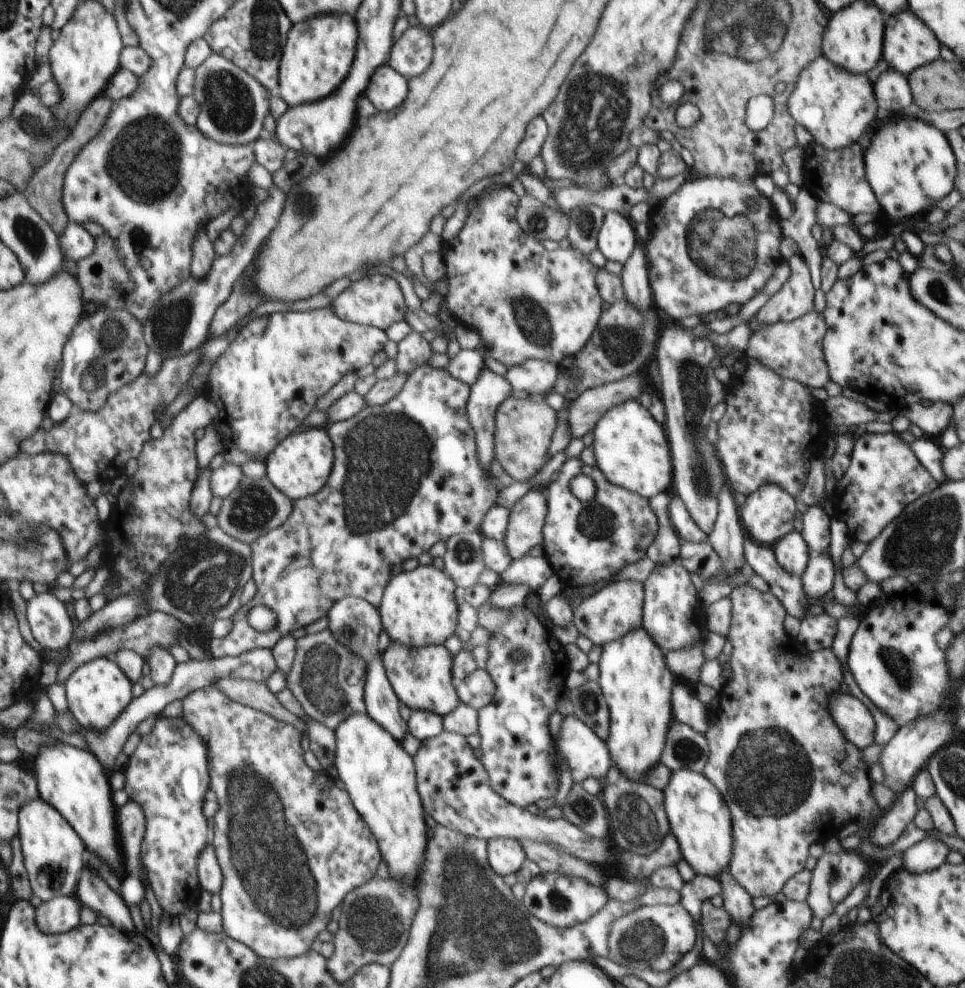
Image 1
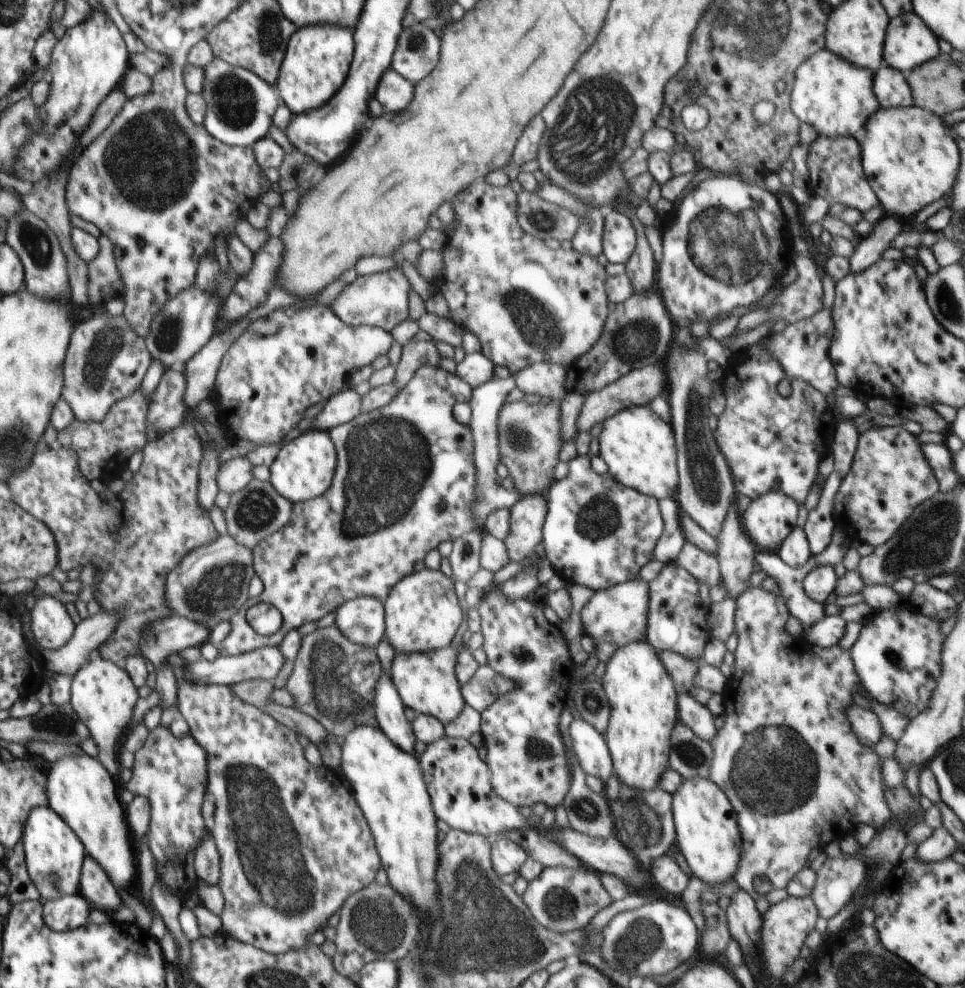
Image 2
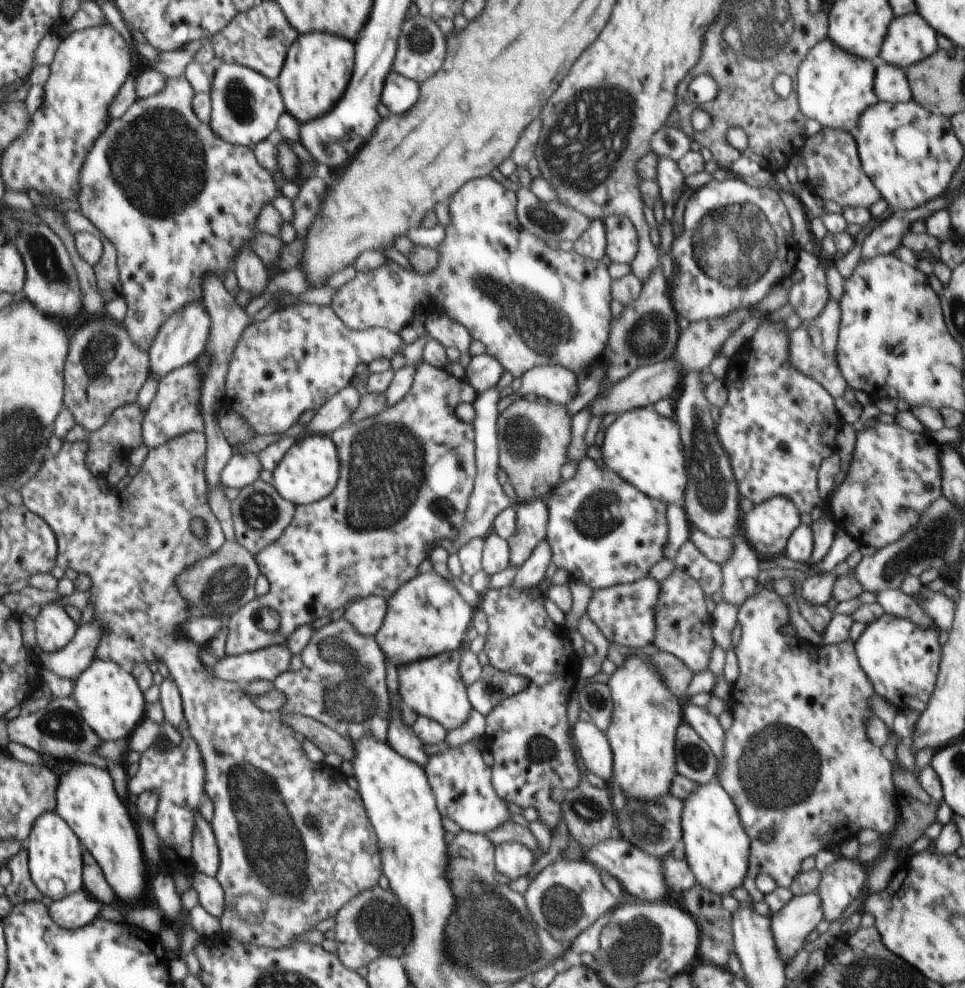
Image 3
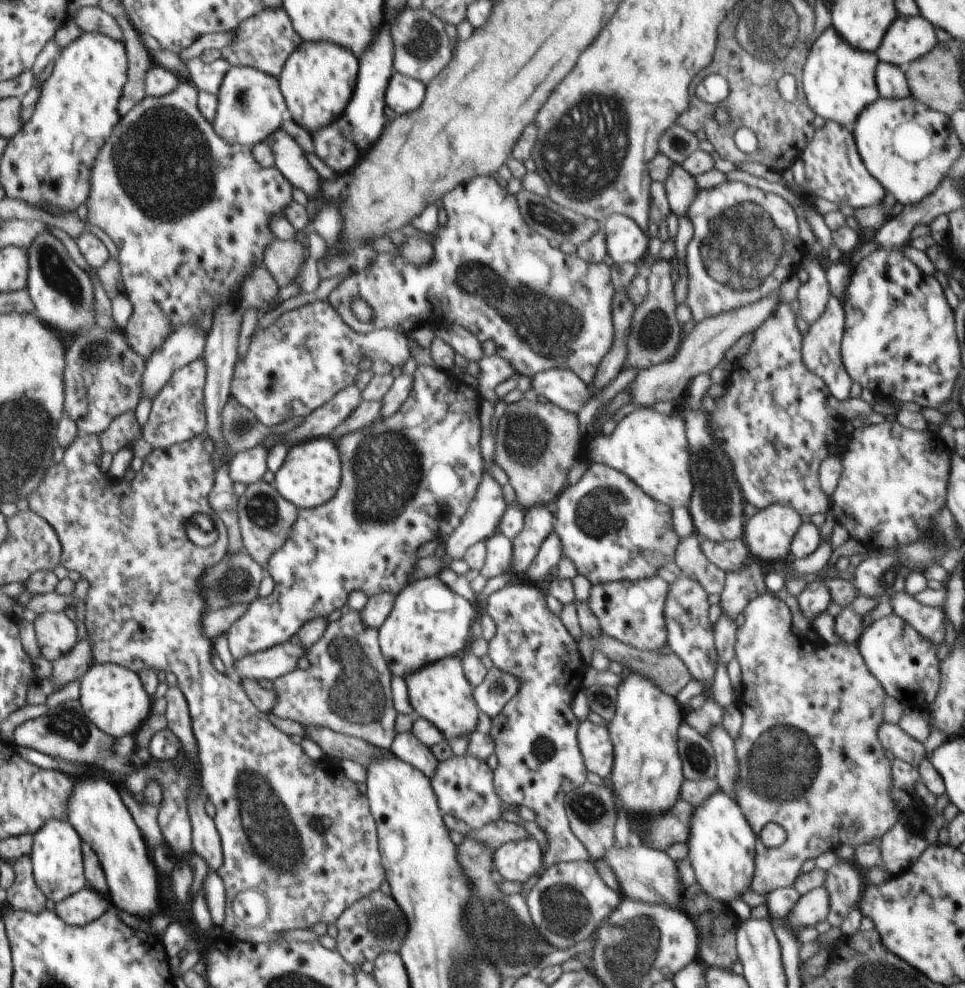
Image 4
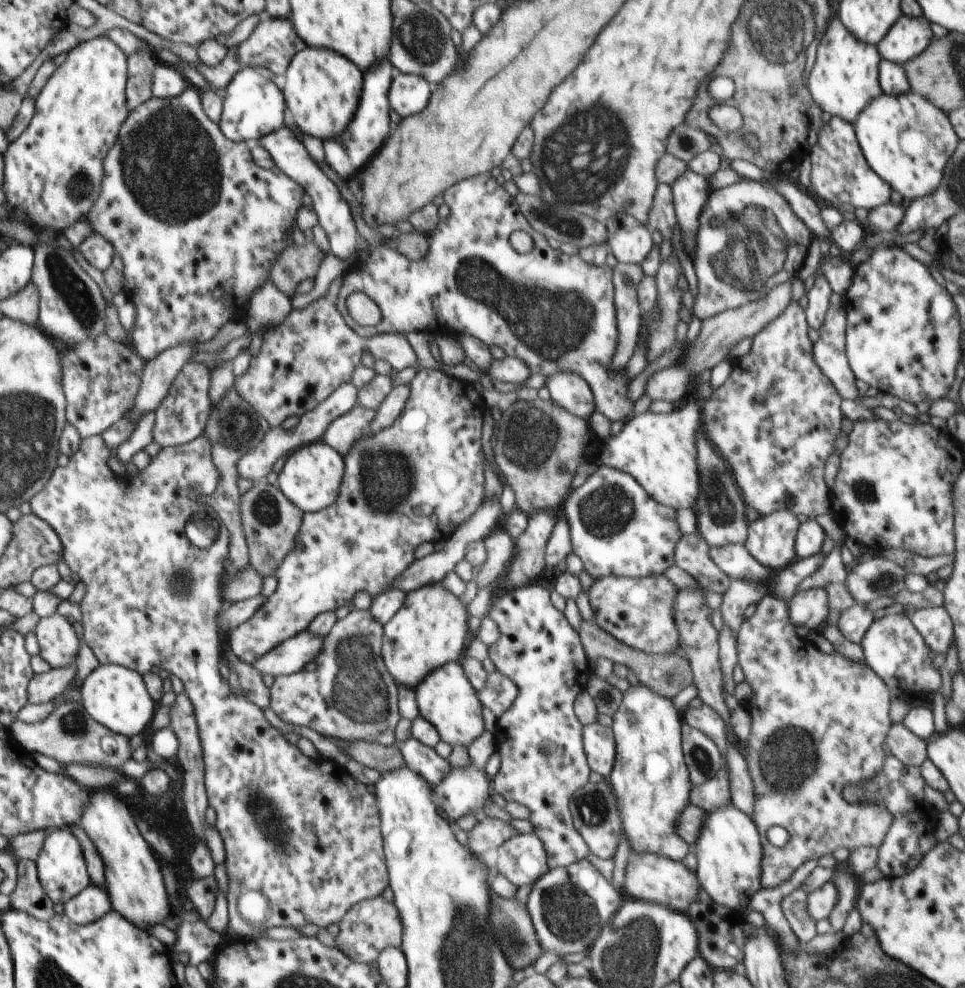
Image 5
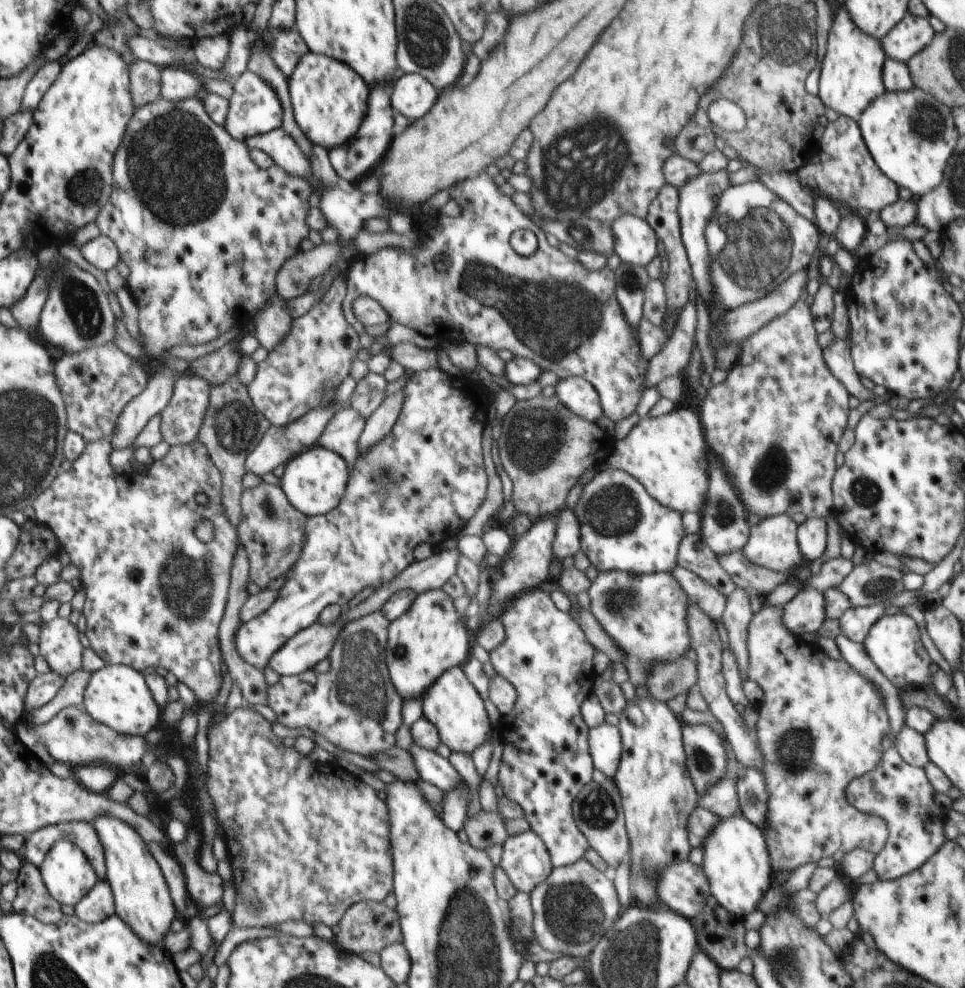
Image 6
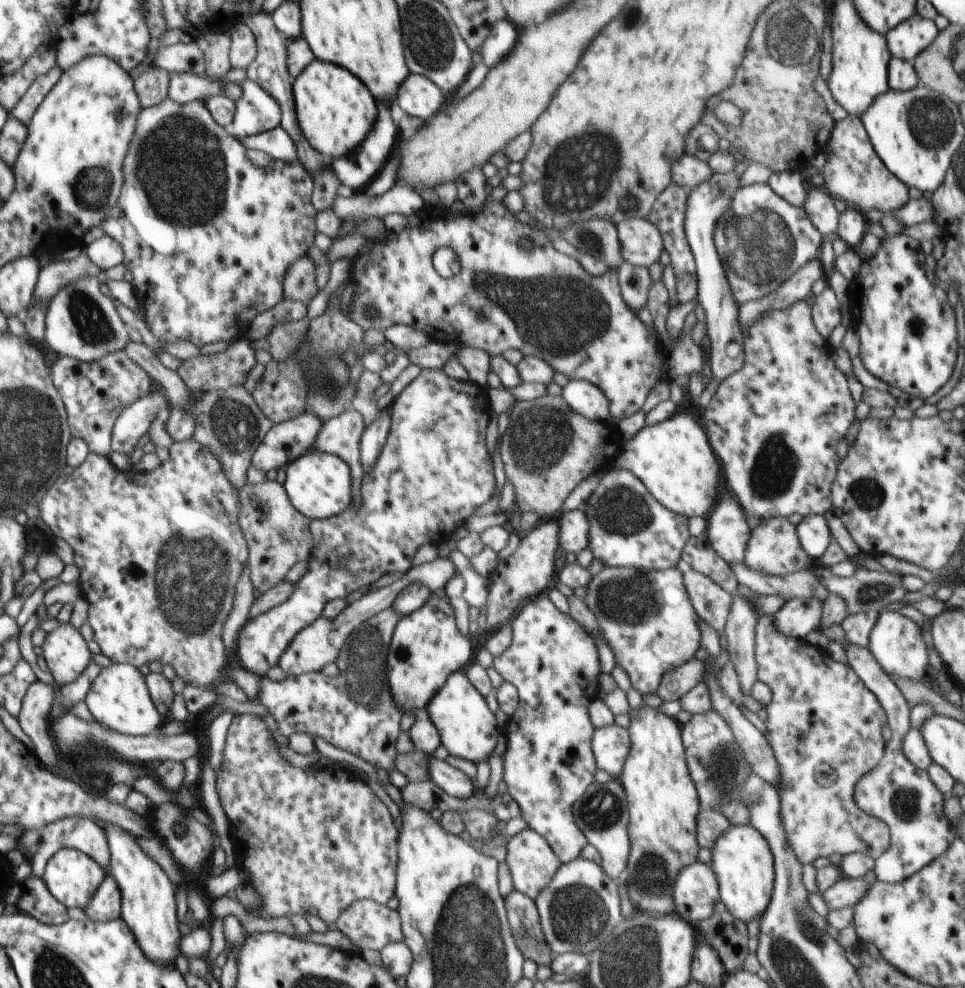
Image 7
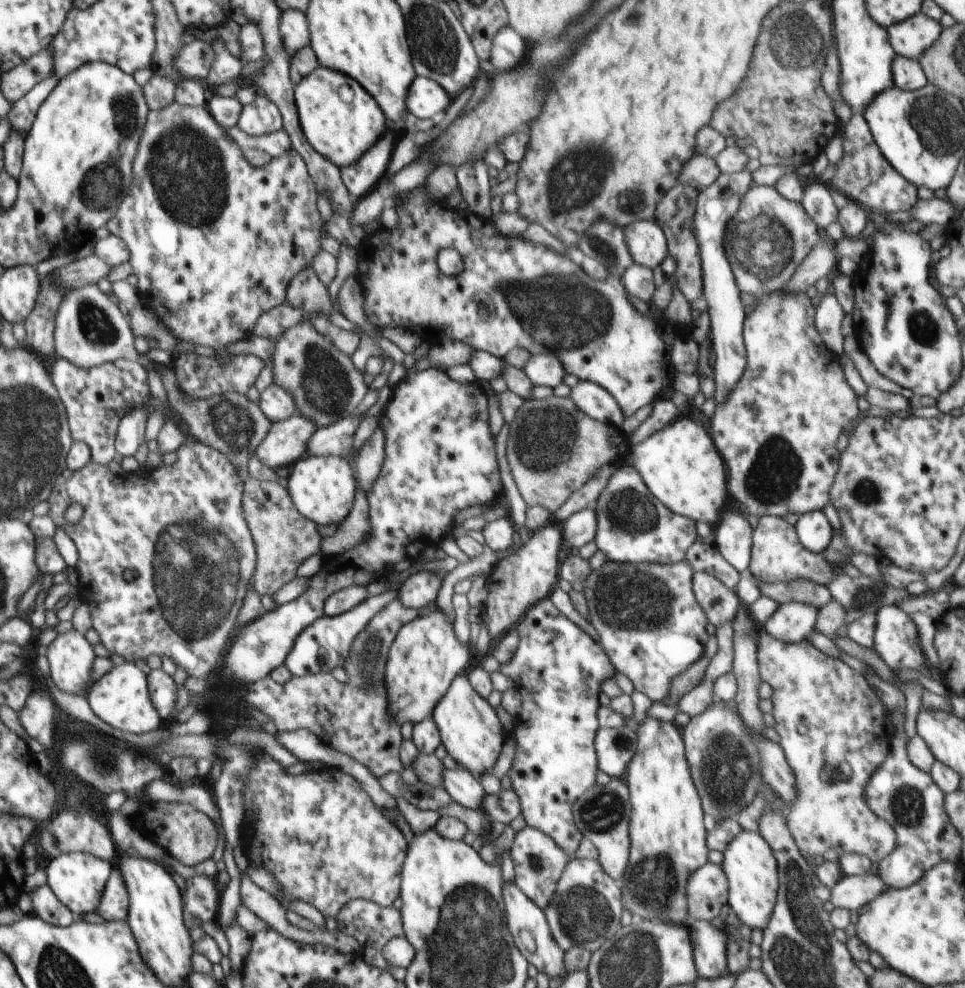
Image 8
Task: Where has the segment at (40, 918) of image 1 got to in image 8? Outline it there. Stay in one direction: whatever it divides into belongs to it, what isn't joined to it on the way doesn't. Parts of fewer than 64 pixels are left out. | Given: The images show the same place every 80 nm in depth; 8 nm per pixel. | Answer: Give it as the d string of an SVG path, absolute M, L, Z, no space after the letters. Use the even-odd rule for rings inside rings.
M120 869L109 878L101 898L101 906L96 910L106 921L126 921L129 917L129 891Z

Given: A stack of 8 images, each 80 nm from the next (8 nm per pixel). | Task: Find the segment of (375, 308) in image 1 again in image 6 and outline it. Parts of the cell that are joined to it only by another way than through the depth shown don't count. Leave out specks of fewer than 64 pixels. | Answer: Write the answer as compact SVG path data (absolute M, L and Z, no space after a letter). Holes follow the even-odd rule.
M487 170L480 172L475 177L462 181L458 186L452 188L451 199L454 199L461 207L462 212L456 217L447 217L438 215L431 225L426 224L426 232L422 232L418 236L419 245L417 249L412 253L403 252L399 247L385 247L377 250L371 255L356 256L350 261L349 268L345 274L345 281L347 282L347 293L344 297L342 308L346 320L354 327L354 330L362 335L366 330L370 330L373 336L380 336L386 334L386 330L392 322L398 322L404 326L413 328L414 326L424 326L424 328L432 328L432 330L440 330L442 332L442 341L446 336L446 342L454 343L467 343L473 344L475 347L488 347L494 352L498 350L510 350L516 357L524 357L533 360L536 365L539 366L543 371L555 372L560 379L568 377L582 377L588 382L592 383L592 386L598 391L600 395L600 402L603 408L604 416L607 416L612 422L617 423L623 418L630 416L635 412L642 393L646 390L645 385L647 377L647 368L649 360L645 359L641 353L639 332L630 326L630 323L626 320L624 311L619 305L616 296L616 277L615 272L612 271L608 266L604 267L599 271L591 271L582 266L582 263L576 258L566 256L560 249L560 247L554 247L546 239L546 233L538 227L538 225L527 217L520 209L512 202L510 196L506 196L498 191L498 185L493 181L493 177L488 173ZM522 227L530 232L534 232L537 236L538 246L534 253L525 257L514 251L514 248L509 243L509 235L512 229ZM438 254L448 255L451 260L451 266L446 272L438 272L434 265L434 258ZM369 296L380 303L380 306L387 312L388 320L379 326L373 326L371 328L363 325L357 318L356 315L352 314L352 304L360 297Z

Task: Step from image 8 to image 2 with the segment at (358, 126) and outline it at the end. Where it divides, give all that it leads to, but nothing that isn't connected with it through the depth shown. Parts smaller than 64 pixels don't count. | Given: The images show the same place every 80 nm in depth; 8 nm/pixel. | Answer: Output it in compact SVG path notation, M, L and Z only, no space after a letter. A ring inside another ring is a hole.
M309 25L290 38L276 82L276 92L294 115L326 105L342 88L353 62L355 39L351 29L337 25Z

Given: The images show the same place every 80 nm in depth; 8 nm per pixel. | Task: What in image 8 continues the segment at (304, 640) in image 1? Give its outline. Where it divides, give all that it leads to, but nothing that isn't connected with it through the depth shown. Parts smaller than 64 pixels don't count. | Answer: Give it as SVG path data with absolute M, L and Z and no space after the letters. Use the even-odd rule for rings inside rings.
M398 597L374 614L366 628L354 639L353 648L346 659L347 684L339 682L330 673L293 676L284 684L268 676L242 690L241 698L252 708L266 714L278 732L298 729L312 731L322 742L367 766L376 778L388 772L401 772L404 766L399 750L403 738L401 726L393 721L387 711L385 666L398 631L419 615L419 610L403 605Z

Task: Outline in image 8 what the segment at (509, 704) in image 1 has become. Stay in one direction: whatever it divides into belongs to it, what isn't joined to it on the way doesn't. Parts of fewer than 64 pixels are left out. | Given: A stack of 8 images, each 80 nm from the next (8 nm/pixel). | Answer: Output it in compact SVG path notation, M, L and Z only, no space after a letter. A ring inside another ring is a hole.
M549 597L531 606L516 626L519 647L512 660L501 665L500 672L511 678L521 694L521 712L514 723L516 755L508 771L512 790L521 802L521 815L528 826L550 835L570 858L583 838L573 817L573 804L596 783L599 766L595 751L595 736L600 728L597 719L600 684L615 677L617 670L605 650L577 624L562 614Z

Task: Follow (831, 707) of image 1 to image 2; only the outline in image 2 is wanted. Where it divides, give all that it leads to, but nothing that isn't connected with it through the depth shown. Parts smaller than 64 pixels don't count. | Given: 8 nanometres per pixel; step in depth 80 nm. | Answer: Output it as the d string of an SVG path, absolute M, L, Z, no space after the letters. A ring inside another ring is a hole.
M856 704L847 711L847 716L862 745L875 748L883 736L879 717L873 711Z

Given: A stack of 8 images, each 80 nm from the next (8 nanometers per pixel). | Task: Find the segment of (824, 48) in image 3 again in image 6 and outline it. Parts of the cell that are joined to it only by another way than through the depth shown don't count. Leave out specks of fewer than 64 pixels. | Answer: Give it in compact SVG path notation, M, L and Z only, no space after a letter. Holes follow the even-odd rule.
M842 4L842 8L834 14L827 38L827 52L821 65L818 98L826 108L832 108L857 121L866 107L886 92L882 78L886 57L881 40L861 31L854 21L851 21L850 13Z

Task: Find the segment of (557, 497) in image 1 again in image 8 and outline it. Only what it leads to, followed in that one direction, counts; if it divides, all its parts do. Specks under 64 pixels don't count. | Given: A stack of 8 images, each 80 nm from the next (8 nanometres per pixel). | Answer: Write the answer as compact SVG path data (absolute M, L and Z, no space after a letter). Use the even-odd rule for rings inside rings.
M632 465L620 467L608 481L596 504L597 531L594 542L610 561L621 563L675 563L685 560L690 546L700 537L696 522L666 508L646 486L642 475Z

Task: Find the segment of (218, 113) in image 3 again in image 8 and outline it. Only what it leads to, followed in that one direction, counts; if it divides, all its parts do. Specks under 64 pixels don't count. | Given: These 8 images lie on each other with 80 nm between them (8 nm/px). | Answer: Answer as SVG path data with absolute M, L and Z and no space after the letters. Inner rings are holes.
M257 92L256 100L242 107L236 125L246 134L259 137L282 129L283 118L279 108L271 100Z

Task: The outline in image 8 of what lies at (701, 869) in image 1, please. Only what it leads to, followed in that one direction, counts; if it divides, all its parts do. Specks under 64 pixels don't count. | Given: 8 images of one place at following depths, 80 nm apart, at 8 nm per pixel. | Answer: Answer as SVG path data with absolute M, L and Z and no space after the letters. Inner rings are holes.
M743 830L723 851L722 868L729 880L728 905L740 922L751 929L764 930L770 922L779 889L779 870L776 857L768 842L758 832Z

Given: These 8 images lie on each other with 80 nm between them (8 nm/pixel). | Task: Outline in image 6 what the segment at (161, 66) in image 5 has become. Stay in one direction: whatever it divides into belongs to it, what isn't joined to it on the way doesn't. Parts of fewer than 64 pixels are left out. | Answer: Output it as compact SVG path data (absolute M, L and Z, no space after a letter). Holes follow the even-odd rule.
M164 67L161 70L160 98L174 102L190 97L203 97L208 93L202 83L202 76L187 70L174 67Z

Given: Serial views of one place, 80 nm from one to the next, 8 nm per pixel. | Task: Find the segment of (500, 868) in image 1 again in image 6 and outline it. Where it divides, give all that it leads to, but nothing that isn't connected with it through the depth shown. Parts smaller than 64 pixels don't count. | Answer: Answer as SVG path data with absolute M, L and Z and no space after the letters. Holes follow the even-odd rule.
M532 830L508 836L499 864L518 893L529 894L553 871L549 850Z

